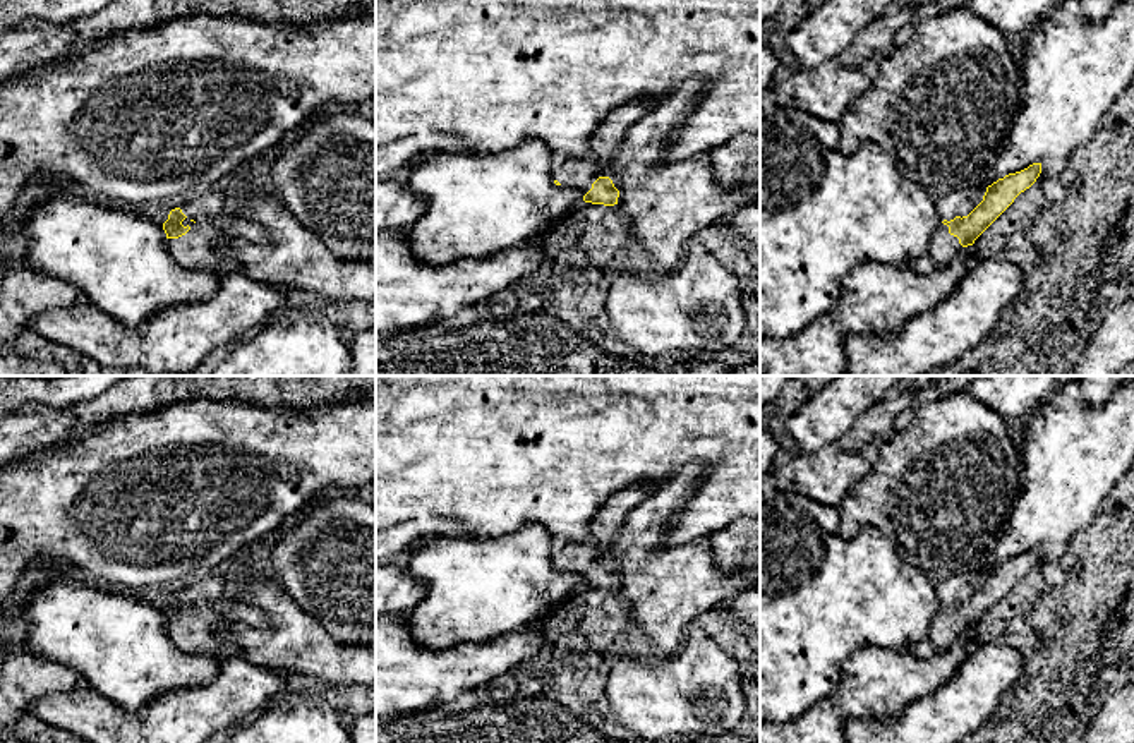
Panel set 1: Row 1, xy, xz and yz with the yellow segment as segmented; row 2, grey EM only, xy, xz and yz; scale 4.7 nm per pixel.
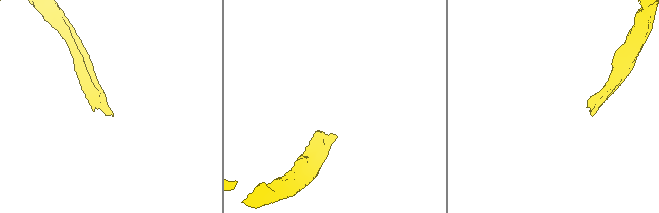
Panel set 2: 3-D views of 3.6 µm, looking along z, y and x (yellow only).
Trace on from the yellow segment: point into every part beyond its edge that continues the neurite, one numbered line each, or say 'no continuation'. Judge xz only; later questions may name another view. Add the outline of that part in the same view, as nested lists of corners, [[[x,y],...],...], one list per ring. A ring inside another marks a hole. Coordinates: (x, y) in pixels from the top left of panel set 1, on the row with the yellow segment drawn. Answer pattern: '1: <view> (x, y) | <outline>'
1: xz (579, 174) | [[[643,100],[614,108],[592,137],[592,151],[597,160],[558,160],[552,180],[558,180],[563,187],[576,189],[585,196],[599,177],[607,175],[607,166],[628,130],[652,110],[654,103]]]

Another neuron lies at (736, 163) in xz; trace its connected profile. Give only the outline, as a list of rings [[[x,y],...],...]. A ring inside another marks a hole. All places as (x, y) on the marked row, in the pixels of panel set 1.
[[[739,134],[709,151],[715,182],[724,189],[757,185],[757,196],[727,221],[731,233],[760,251],[760,136]]]

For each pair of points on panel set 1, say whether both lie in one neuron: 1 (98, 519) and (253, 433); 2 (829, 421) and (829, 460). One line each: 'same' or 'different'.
1: same
2: different

